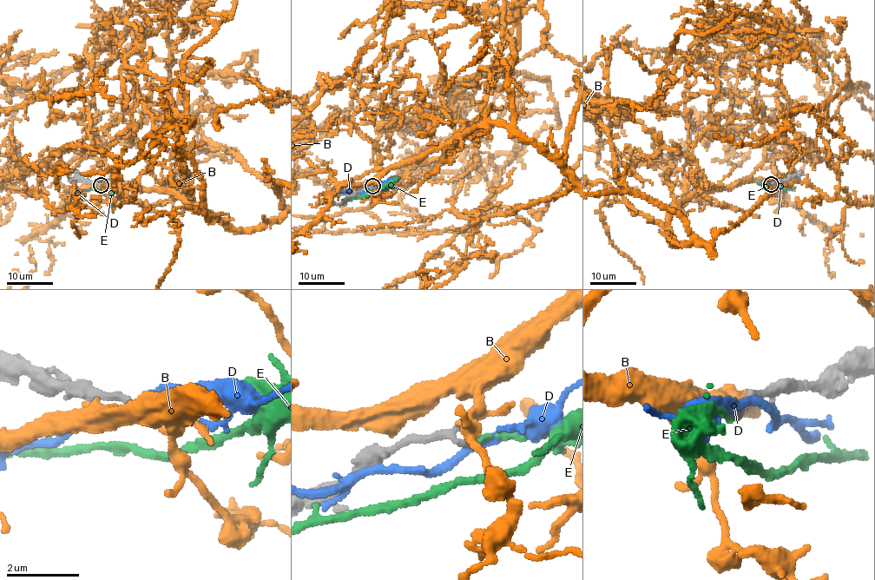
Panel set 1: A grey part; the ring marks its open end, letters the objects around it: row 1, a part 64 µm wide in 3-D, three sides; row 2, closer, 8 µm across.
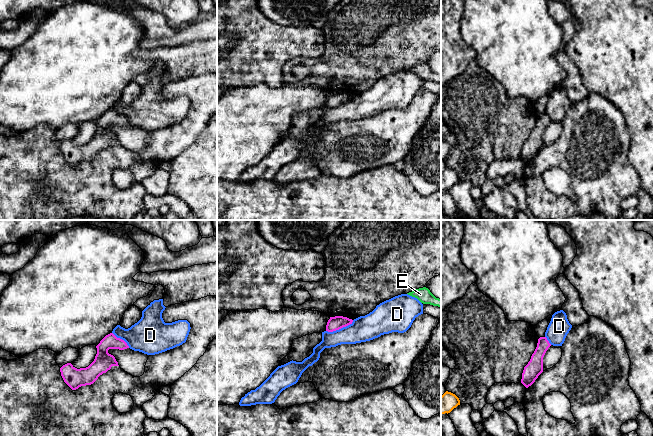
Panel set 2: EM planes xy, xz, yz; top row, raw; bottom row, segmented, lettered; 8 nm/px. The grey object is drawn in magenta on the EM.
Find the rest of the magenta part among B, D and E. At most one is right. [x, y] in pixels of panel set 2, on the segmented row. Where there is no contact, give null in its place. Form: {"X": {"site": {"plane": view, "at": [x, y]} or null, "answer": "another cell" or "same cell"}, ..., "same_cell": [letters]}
{"B": {"site": null, "answer": "same cell"}, "D": {"site": {"plane": "xz", "at": [339, 328]}, "answer": "another cell"}, "E": {"site": null, "answer": "another cell"}, "same_cell": ["B"]}

